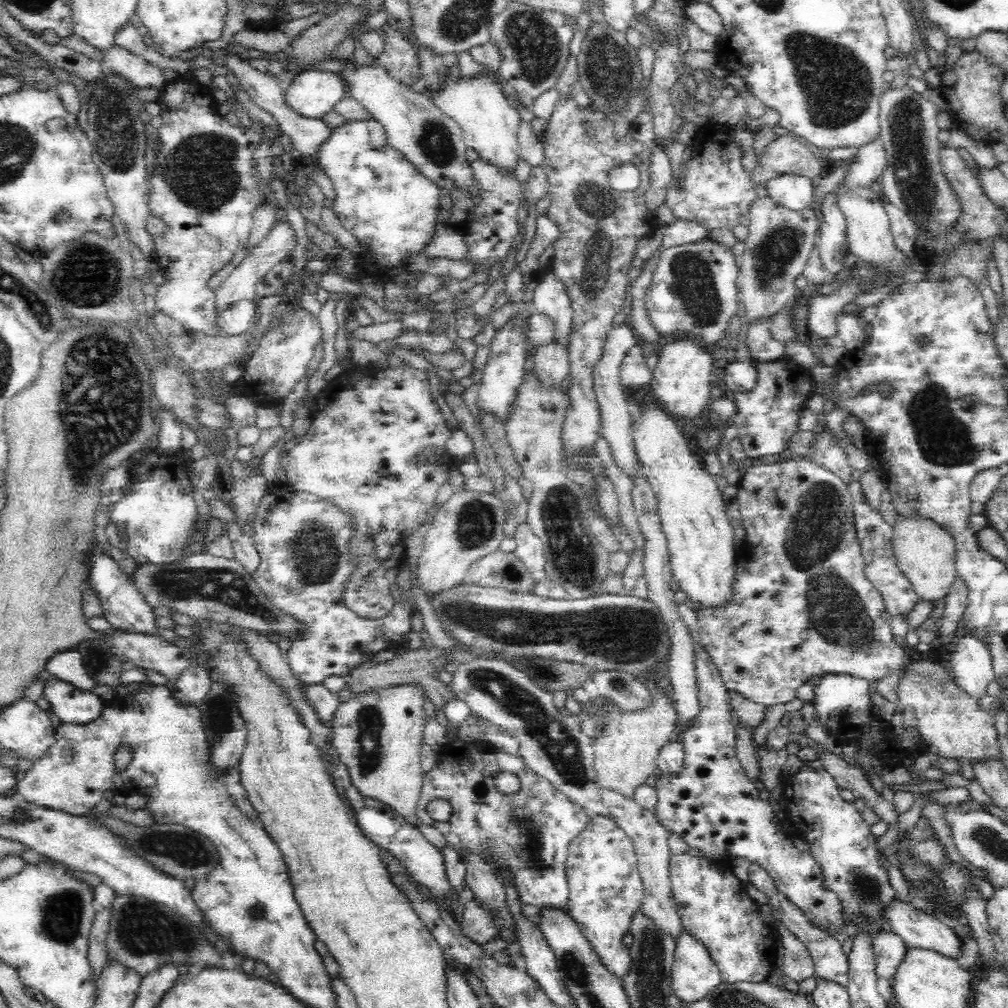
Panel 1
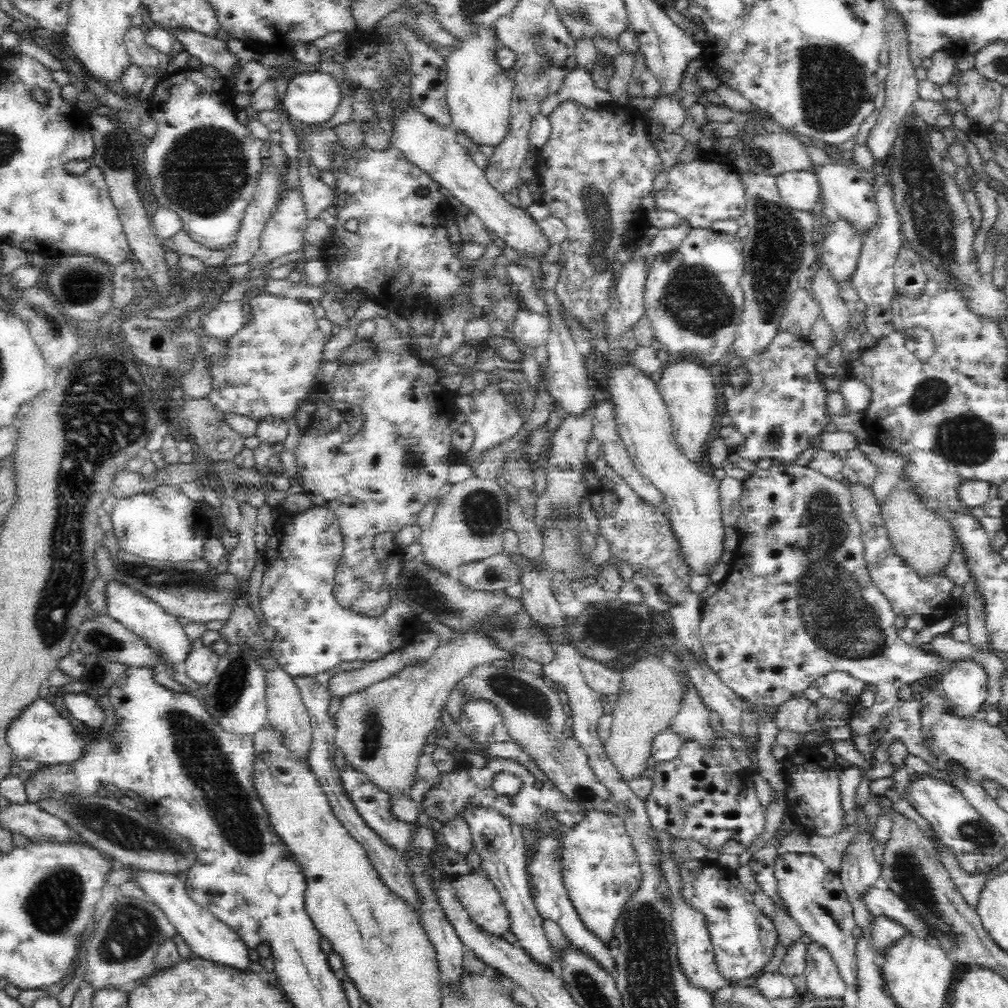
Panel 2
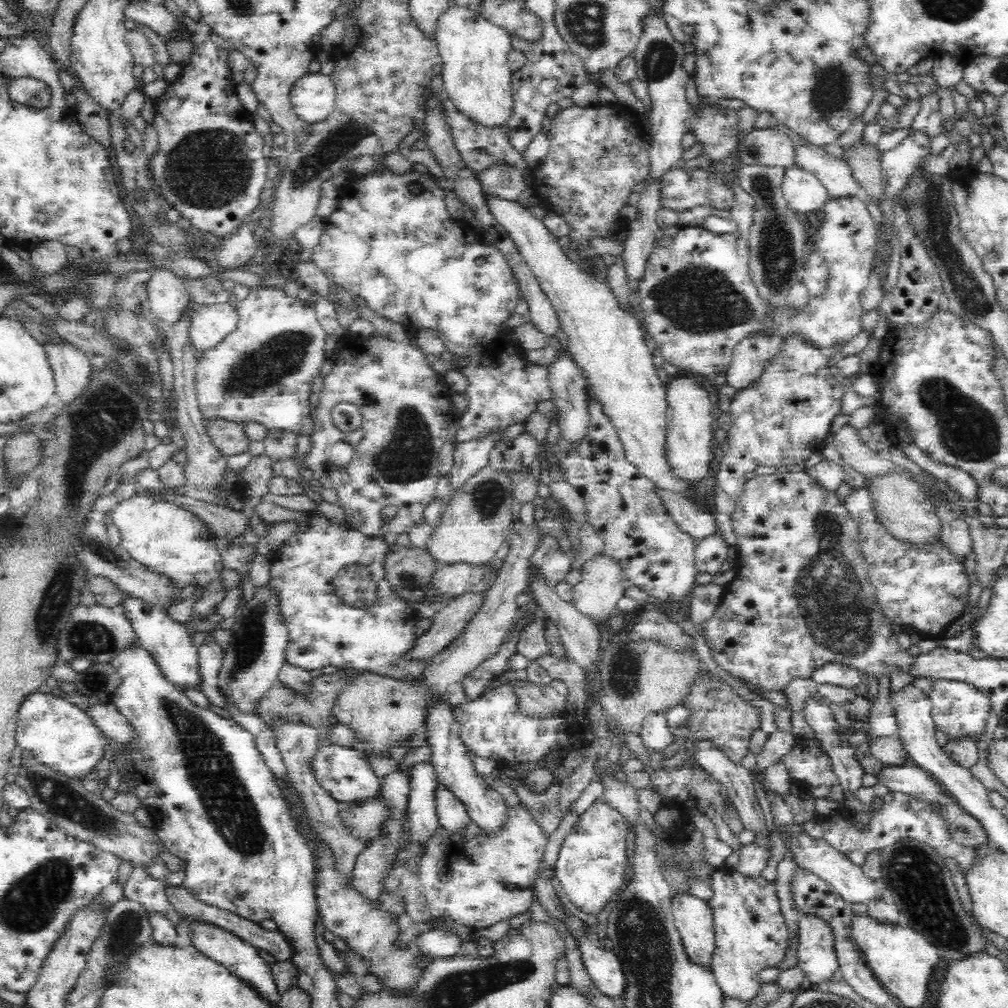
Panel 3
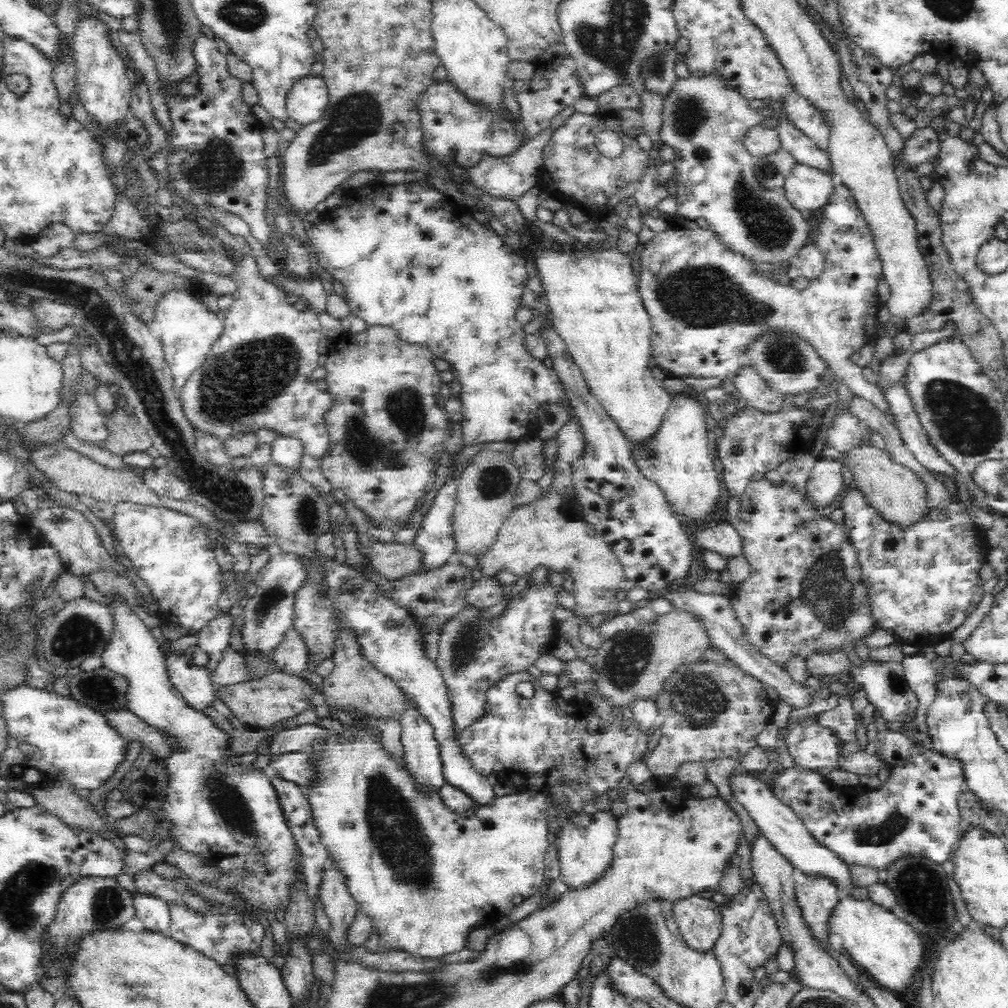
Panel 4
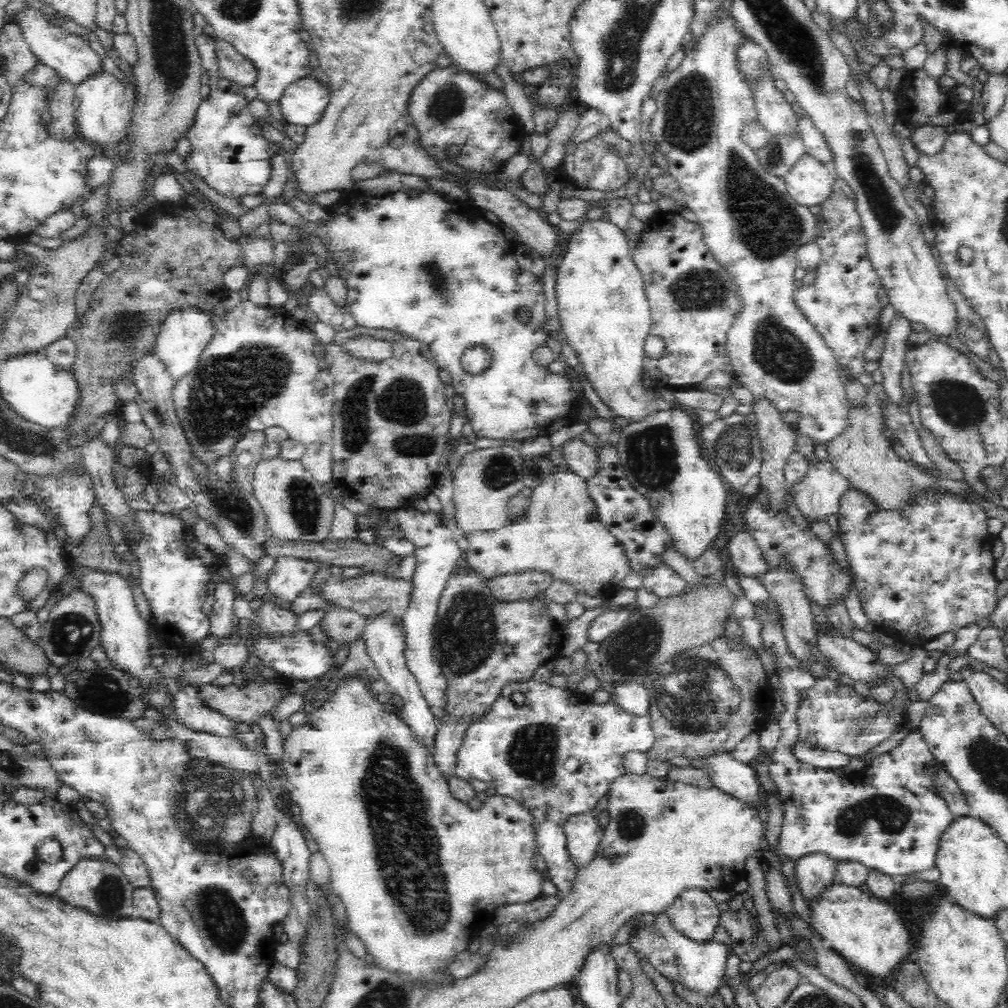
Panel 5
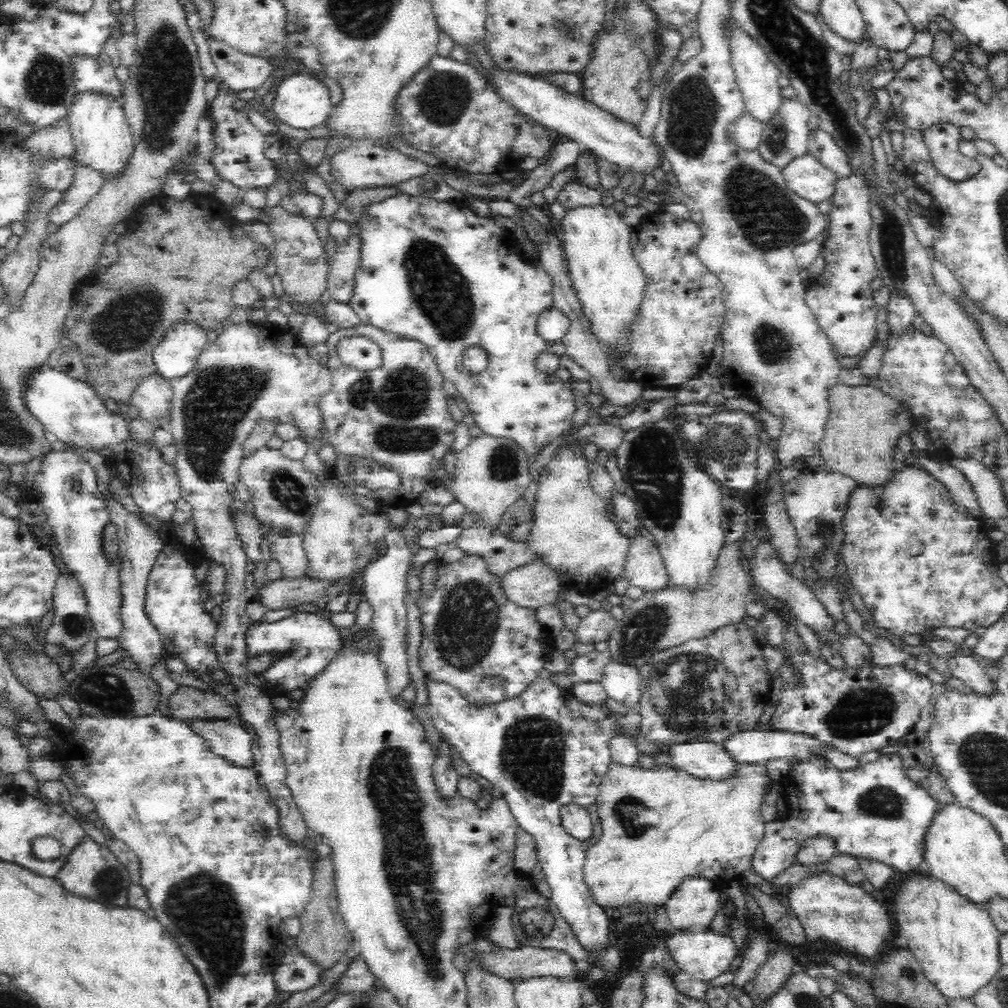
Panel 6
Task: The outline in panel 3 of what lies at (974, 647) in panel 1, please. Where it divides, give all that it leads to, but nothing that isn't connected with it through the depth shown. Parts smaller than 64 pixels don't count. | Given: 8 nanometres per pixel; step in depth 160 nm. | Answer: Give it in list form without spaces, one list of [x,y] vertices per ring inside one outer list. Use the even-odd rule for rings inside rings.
[[[936,679],[929,694],[932,704],[931,716],[936,732],[946,734],[949,744],[958,743],[958,740],[970,738],[974,743],[982,742],[986,734],[988,714],[990,714],[990,699],[979,690],[965,682]]]

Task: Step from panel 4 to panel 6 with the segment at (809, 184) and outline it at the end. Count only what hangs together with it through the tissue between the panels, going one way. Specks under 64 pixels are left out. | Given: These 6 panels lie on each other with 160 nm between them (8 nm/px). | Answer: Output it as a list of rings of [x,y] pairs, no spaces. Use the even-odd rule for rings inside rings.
[[[806,153],[794,158],[781,169],[781,173],[790,189],[816,204],[830,200],[834,194],[836,175],[813,154]]]

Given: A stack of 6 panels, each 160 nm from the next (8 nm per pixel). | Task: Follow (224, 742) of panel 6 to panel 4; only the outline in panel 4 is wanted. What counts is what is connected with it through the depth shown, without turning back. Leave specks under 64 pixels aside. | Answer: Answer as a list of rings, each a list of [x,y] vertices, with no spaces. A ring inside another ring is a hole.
[[[165,650],[164,656],[166,658],[166,668],[169,679],[186,701],[186,705],[188,705],[191,710],[196,710],[206,715],[208,708],[217,705],[210,672],[208,672],[207,668],[198,668],[195,658],[191,659],[184,652]]]

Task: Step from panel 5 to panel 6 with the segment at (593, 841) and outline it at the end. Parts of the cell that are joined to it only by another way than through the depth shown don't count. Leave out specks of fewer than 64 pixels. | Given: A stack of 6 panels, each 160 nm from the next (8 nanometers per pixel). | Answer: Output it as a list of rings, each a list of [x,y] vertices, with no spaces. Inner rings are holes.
[[[568,803],[559,810],[561,823],[565,831],[585,844],[591,843],[597,836],[596,827],[588,817],[588,810],[576,803]]]

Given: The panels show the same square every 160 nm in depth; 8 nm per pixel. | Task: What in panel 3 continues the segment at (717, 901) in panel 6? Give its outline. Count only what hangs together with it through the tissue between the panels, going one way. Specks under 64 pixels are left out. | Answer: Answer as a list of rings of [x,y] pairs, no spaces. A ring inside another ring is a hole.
[[[676,894],[671,909],[690,959],[710,966],[715,949],[713,910],[710,903],[692,894]]]

